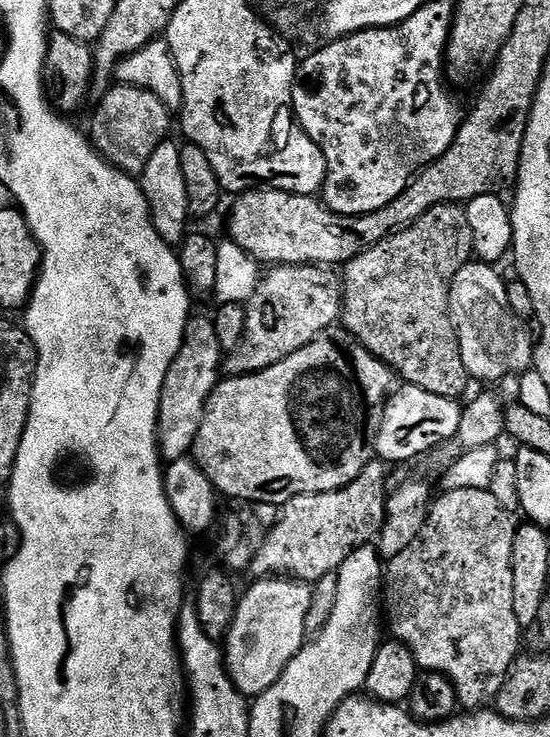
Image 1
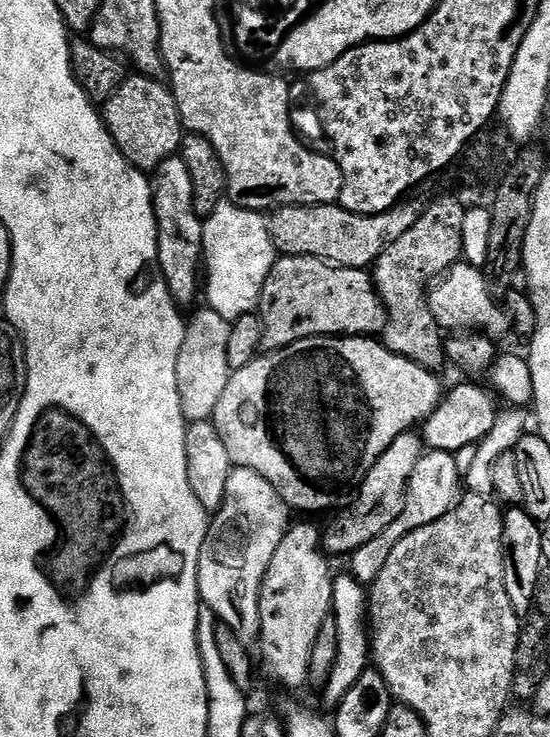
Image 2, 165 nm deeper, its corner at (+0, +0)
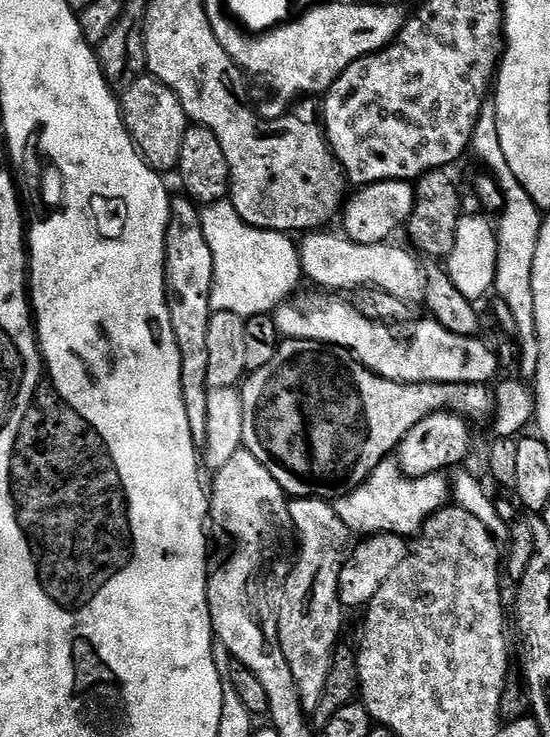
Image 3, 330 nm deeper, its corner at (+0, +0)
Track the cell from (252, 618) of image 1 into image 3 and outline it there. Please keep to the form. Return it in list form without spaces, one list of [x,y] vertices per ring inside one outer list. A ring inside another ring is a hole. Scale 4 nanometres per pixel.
[[[302,496],[293,499],[288,509],[292,515],[294,536],[300,539],[296,548],[296,561],[284,580],[284,593],[278,596],[278,638],[282,646],[282,654],[286,654],[286,662],[290,665],[290,674],[294,674],[294,686],[298,686],[298,698],[305,714],[318,710],[318,702],[322,702],[322,690],[326,690],[326,678],[330,678],[332,656],[336,653],[336,645],[341,639],[340,627],[344,624],[345,609],[339,600],[339,574],[342,561],[340,552],[341,523],[336,515],[335,503],[314,496]]]

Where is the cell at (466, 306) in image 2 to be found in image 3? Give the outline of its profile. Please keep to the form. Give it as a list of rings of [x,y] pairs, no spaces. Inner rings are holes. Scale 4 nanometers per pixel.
[[[316,230],[299,241],[300,266],[303,275],[307,279],[309,276],[314,283],[321,284],[324,287],[321,289],[324,290],[363,290],[371,286],[381,288],[386,294],[394,294],[394,298],[419,301],[424,295],[424,268],[411,256],[413,253],[407,247],[399,248],[392,243],[394,242],[360,245],[343,235],[331,236],[328,230]]]

